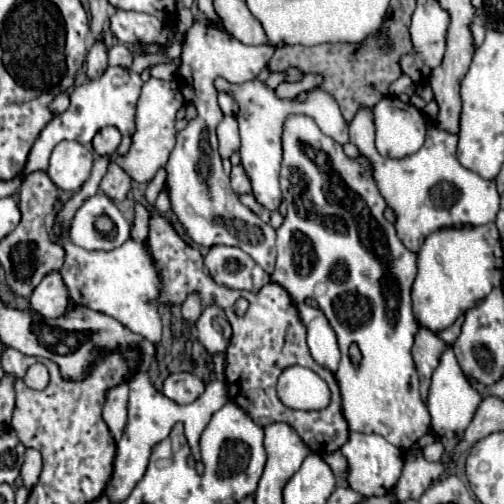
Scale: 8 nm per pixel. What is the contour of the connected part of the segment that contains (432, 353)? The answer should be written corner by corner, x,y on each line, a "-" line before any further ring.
418,327
418,333
414,337
414,347
412,347
412,357
416,363
418,375
420,375
422,399
426,399
430,377
432,377
434,369
438,367
440,357
446,349
448,349
448,345
438,335
434,335
432,331
428,331
424,327

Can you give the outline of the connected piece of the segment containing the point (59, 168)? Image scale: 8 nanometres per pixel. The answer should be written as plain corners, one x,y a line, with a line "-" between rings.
62,141
50,155
46,169
52,183
62,191
78,191
90,177
94,155
78,141

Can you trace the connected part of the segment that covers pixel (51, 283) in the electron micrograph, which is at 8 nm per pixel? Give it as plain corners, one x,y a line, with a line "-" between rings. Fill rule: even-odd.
50,273
48,277
44,277
44,281
34,289
30,305
46,319
62,317
68,307
68,291
64,289
62,277
58,273

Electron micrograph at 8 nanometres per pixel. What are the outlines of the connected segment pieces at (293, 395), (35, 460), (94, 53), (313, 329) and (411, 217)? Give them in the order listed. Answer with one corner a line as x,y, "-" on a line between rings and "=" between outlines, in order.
288,367
278,381
278,397
290,409
322,411
330,405
330,389
312,369
=
26,449
26,459
22,465
22,473
20,473
24,487
32,489
38,483
40,473
42,473
42,455
36,449
=
96,41
90,47
86,61
88,61
88,71
86,71
88,77
100,77
100,73
104,73
104,69
108,67
108,49
104,41
=
304,303
298,305
298,311
302,311
300,319
308,329
308,347
314,361
330,371
336,371
340,363
340,349
338,349
336,333
330,327
328,319
318,307
310,307
=
360,107
350,121
350,141
360,149
374,165
374,177
388,207
396,213
396,231
402,243
418,251
424,239
444,227
478,227
492,223
500,211
500,195
496,181
484,179
478,173
466,169
456,159
458,135
448,133
436,125
428,127
426,143
414,155
402,159
382,157
374,145
374,113
370,107

